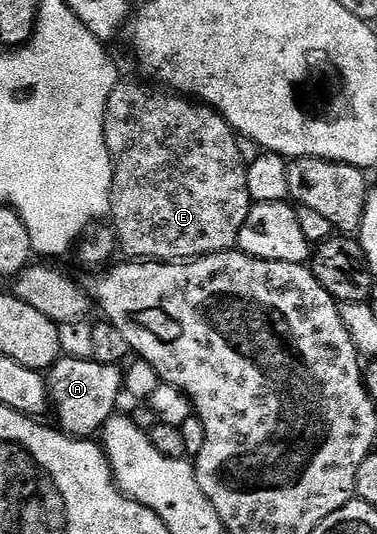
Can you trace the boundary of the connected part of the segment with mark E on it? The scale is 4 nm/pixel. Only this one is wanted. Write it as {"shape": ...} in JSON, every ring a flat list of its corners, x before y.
{"shape":[[117,82,106,105,104,136,112,158,110,220,119,250,125,251,132,261,161,263,231,251,239,244,240,230,254,206,248,188,248,164,240,152,238,132,207,103,151,86]]}

